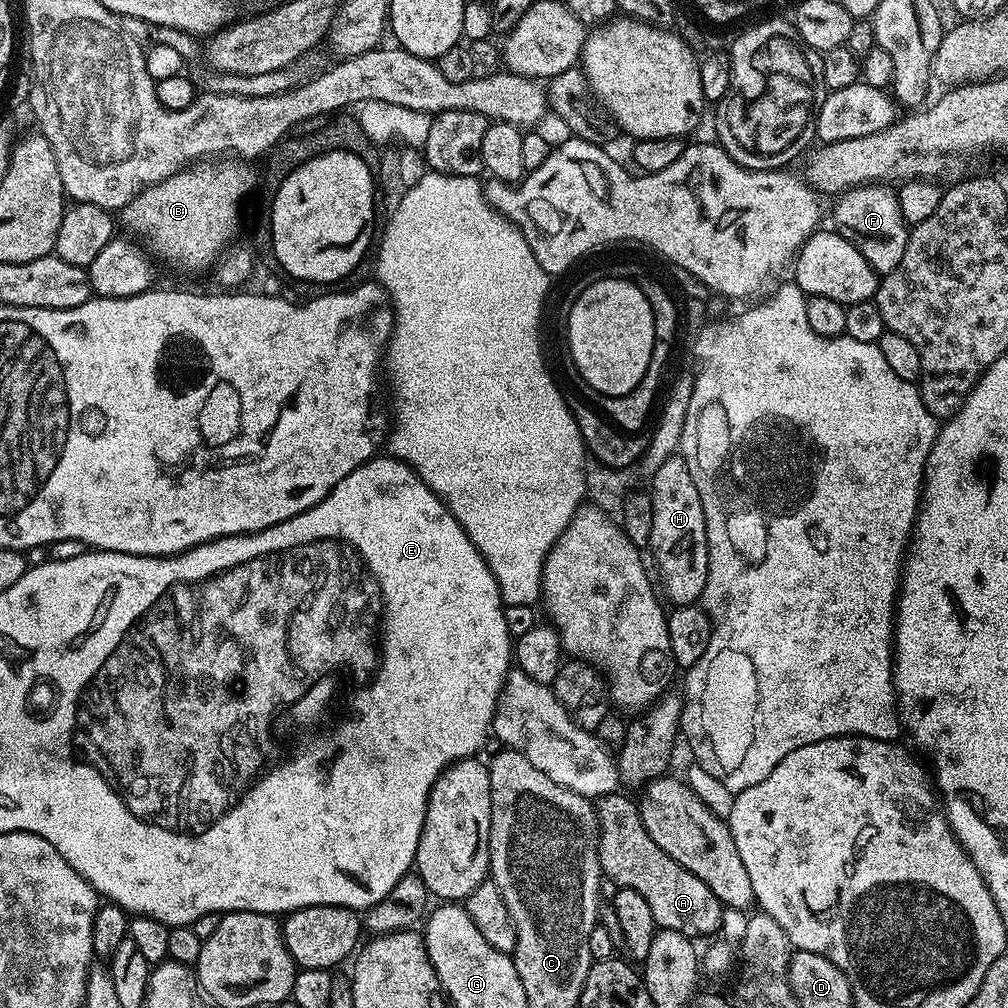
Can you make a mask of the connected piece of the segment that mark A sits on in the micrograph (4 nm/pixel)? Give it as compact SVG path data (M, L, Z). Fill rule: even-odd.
M617 790L605 796L595 797L594 811L600 824L600 839L597 842L600 871L613 880L616 888L638 890L654 914L657 929L678 930L683 936L699 938L708 936L720 928L720 899L711 892L690 870L686 870L646 830L635 799Z

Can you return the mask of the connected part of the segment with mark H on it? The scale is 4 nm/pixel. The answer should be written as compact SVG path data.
M679 454L667 456L651 475L654 526L650 530L647 547L652 548L656 568L660 571L659 587L662 592L664 587L673 605L696 604L704 595L708 573L708 543L698 486L694 486L694 478L690 478L690 470Z

